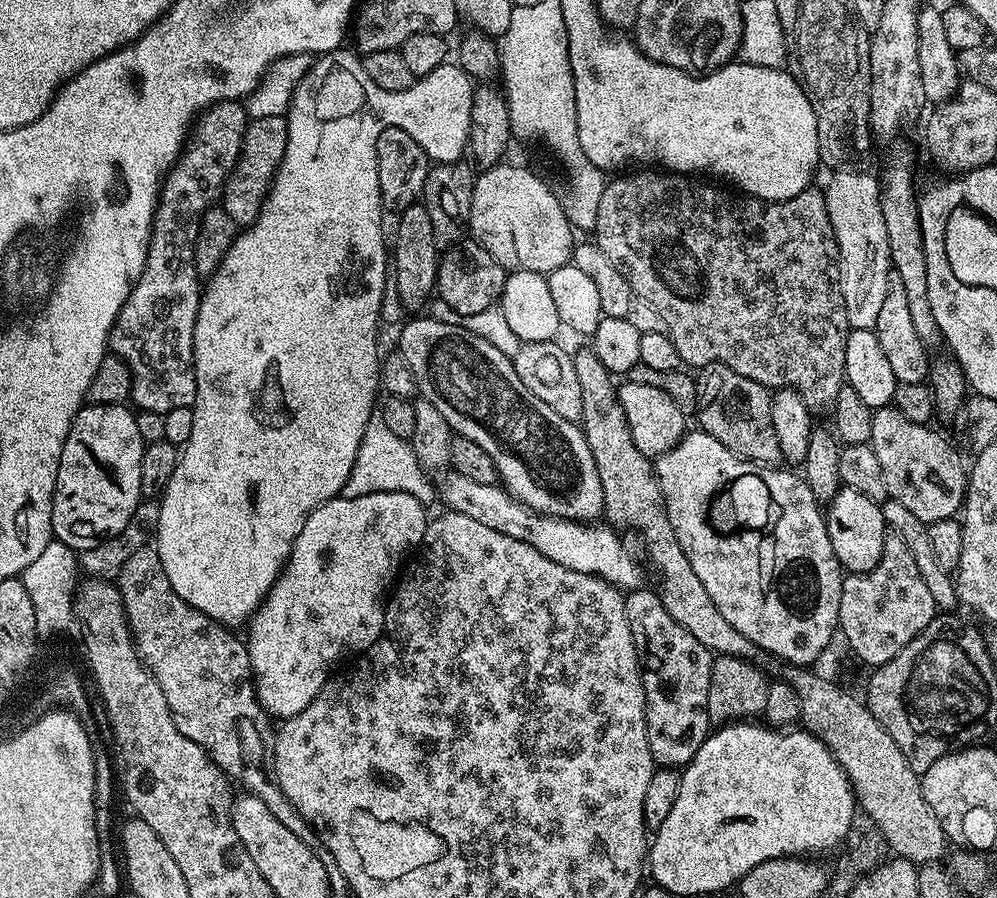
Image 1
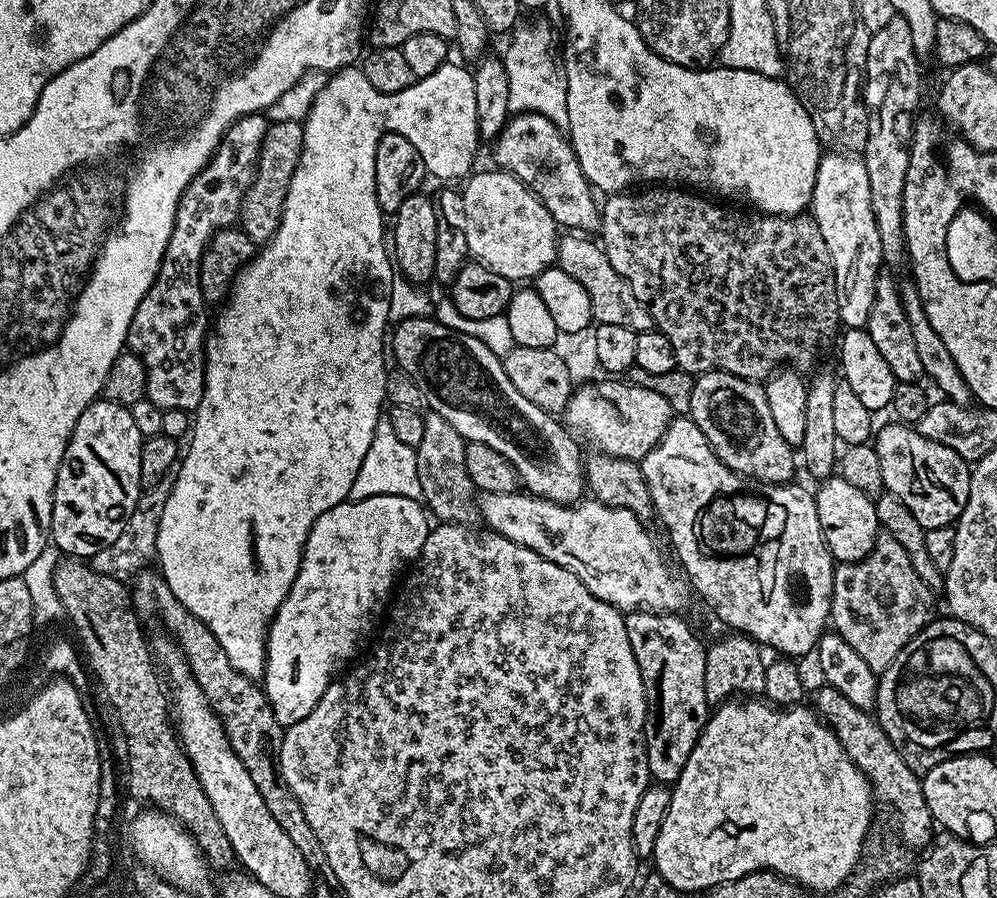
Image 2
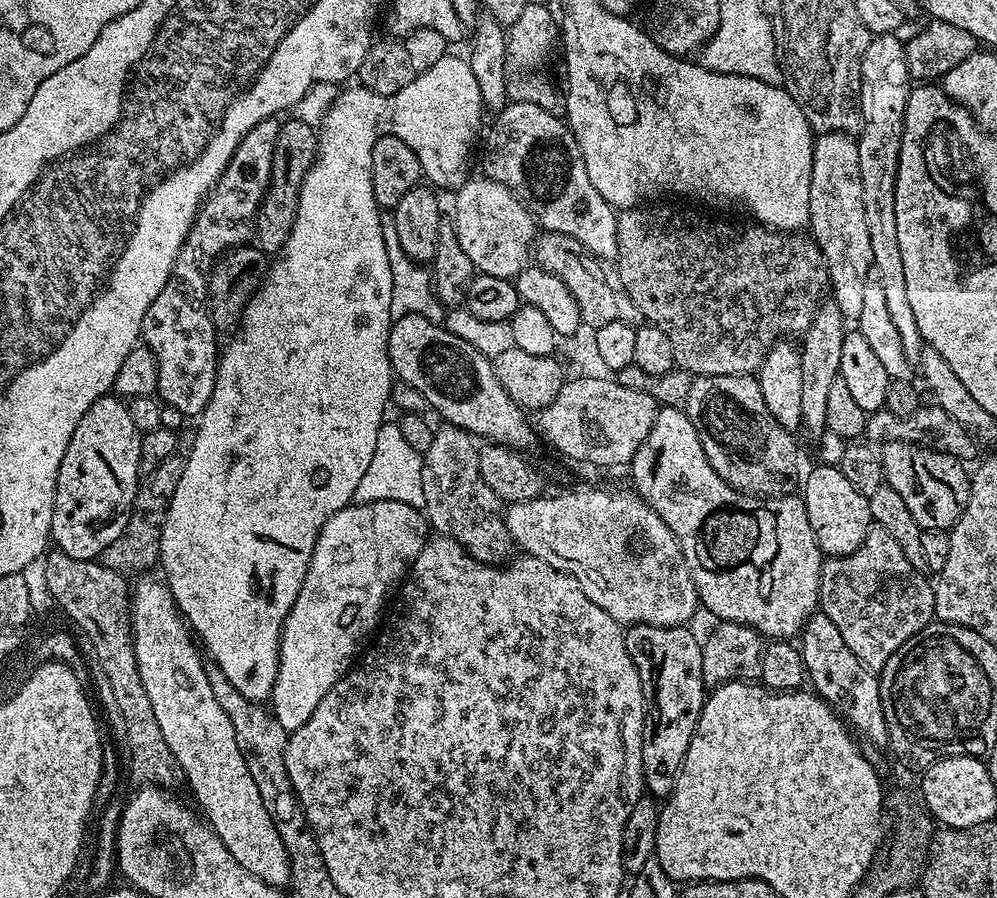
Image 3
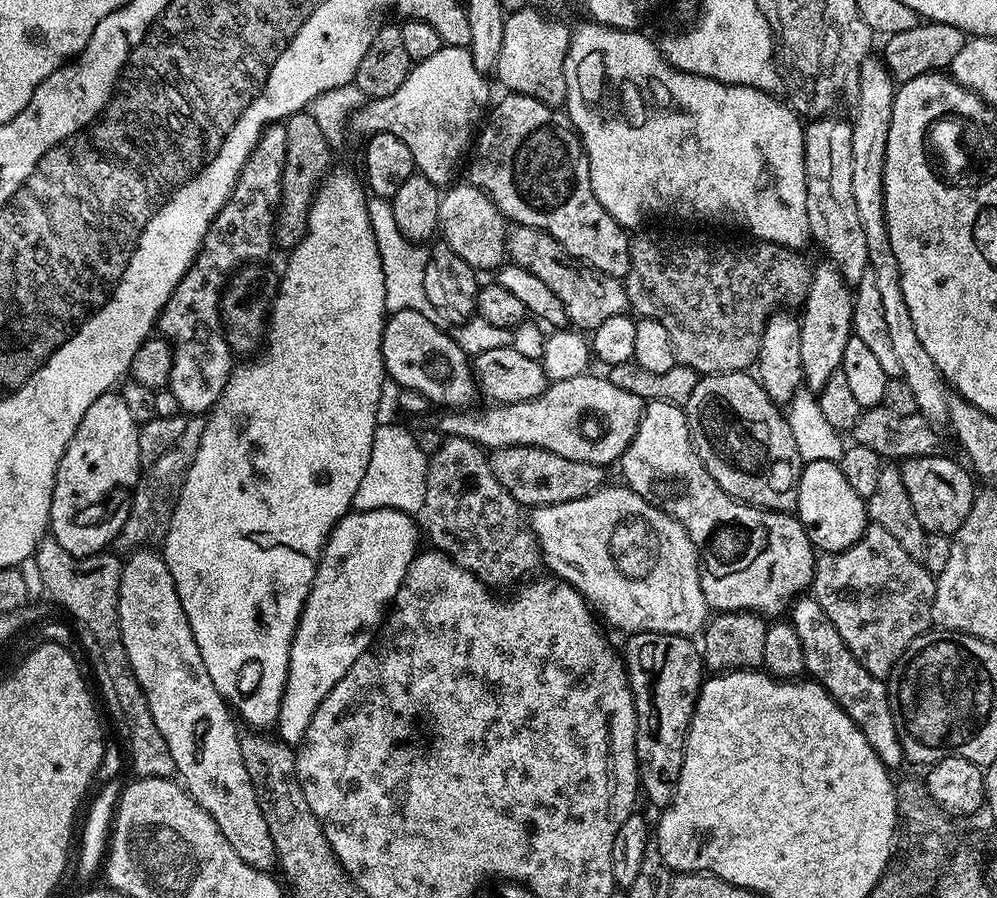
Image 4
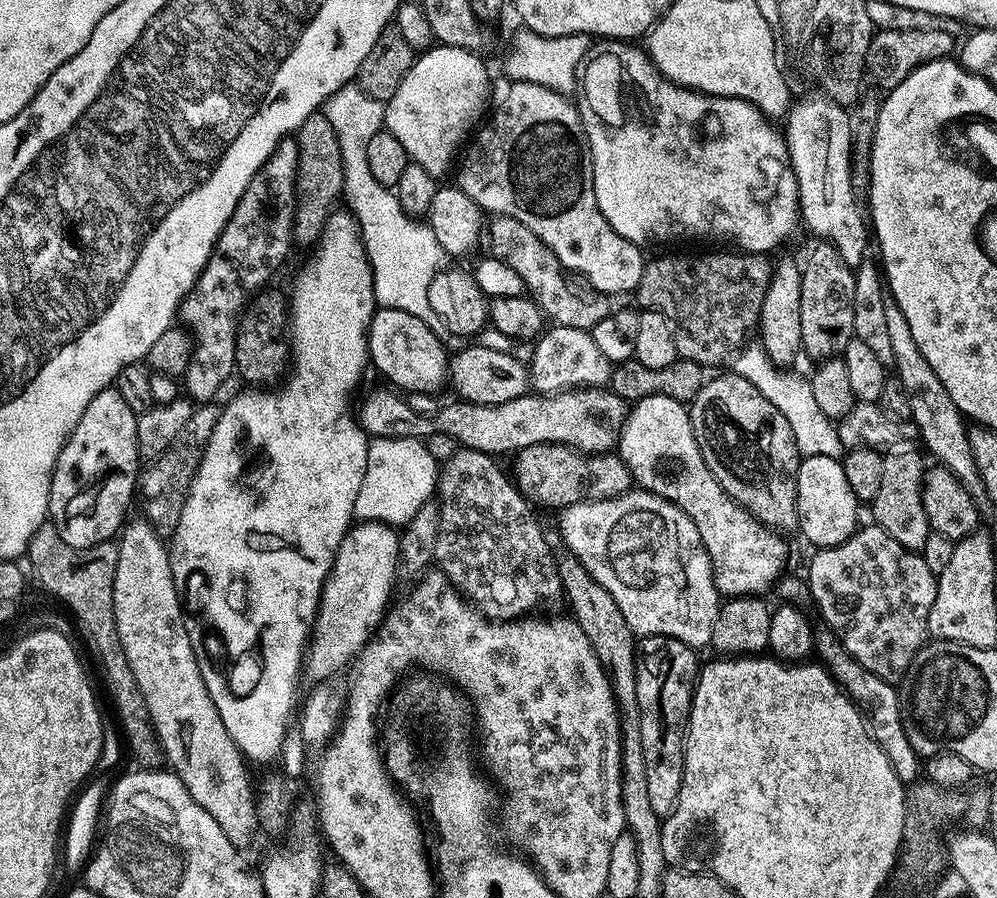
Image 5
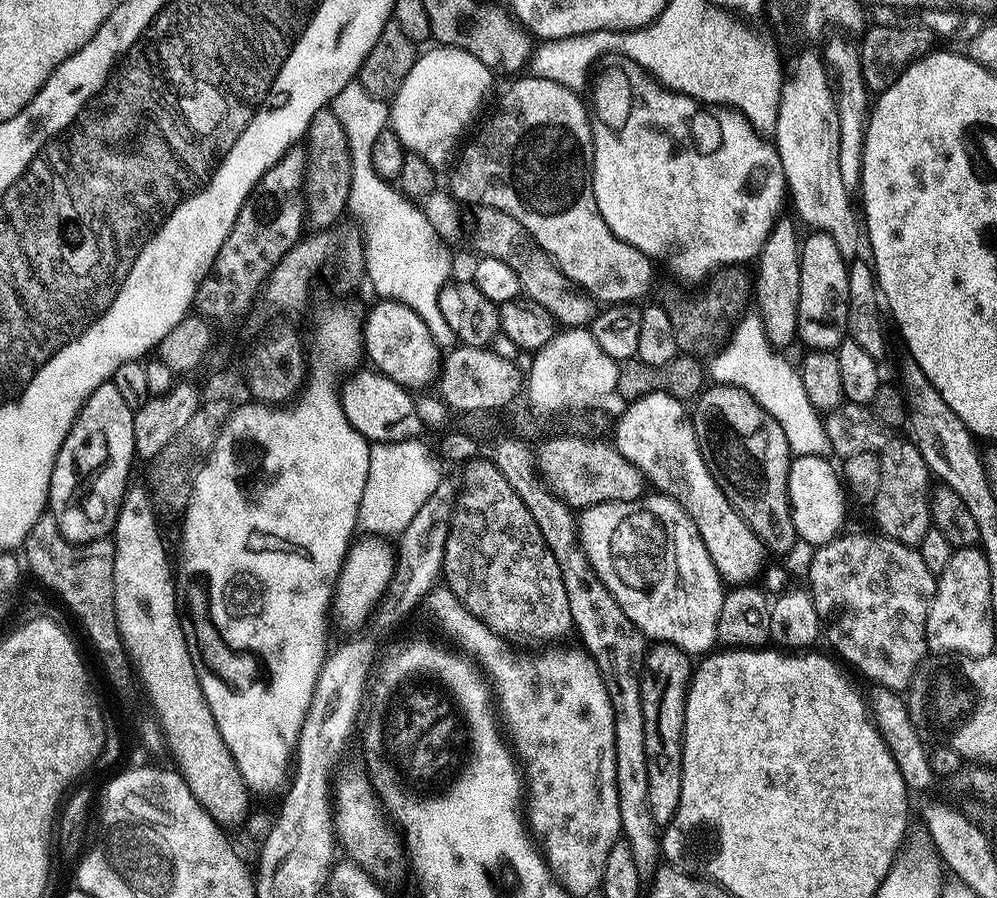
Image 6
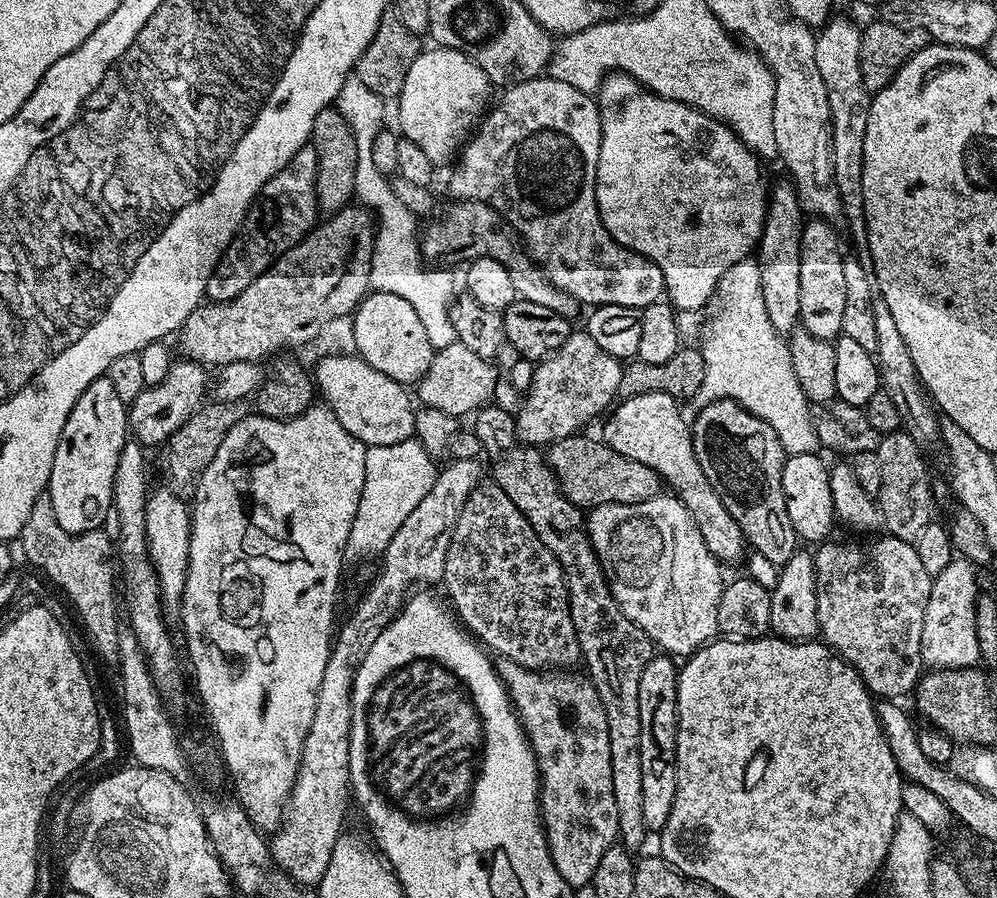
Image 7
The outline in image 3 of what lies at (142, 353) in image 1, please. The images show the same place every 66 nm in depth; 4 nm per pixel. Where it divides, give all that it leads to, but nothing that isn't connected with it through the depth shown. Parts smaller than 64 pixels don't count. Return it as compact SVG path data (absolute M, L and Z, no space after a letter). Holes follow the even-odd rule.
M273 118L258 122L244 135L242 142L234 150L226 170L218 178L211 192L204 198L198 214L194 218L192 228L188 232L184 244L180 247L178 258L172 267L166 286L150 302L150 310L146 310L146 318L142 329L143 347L150 349L158 362L158 386L155 395L164 404L174 406L174 410L182 410L186 418L199 417L206 402L210 402L210 394L214 394L216 381L216 361L218 359L218 333L212 321L212 310L208 302L208 276L216 261L230 248L247 245L256 234L256 214L270 182L270 170L274 162L274 146L278 142L281 121Z

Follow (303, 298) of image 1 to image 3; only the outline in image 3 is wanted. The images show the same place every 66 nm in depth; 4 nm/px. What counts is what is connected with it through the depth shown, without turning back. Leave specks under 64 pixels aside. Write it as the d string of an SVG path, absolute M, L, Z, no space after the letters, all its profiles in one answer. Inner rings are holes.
M363 86L355 87L348 88L345 92L343 89L337 95L319 125L316 160L302 182L290 238L271 261L266 282L256 289L256 295L244 307L244 317L240 319L238 331L231 337L233 340L225 348L223 345L219 353L214 394L210 394L210 402L206 402L198 417L200 425L196 428L192 449L186 452L182 478L178 478L178 490L174 490L174 498L168 504L168 513L162 526L158 564L161 569L164 567L162 576L172 591L176 607L180 609L189 629L198 637L203 651L212 655L211 663L222 670L230 686L234 686L234 690L238 690L242 698L257 702L267 701L271 697L278 674L280 635L284 629L284 619L290 614L290 606L294 606L294 598L298 598L298 590L302 590L302 582L306 578L318 534L330 517L353 503L354 490L358 490L358 482L362 482L362 474L366 474L370 458L374 458L378 430L386 423L384 411L389 411L392 398L394 373L388 357L388 331L392 328L393 321L390 260L387 258L386 242L382 238L382 210L376 204L374 182L370 174L374 142L378 142L378 138L382 136L384 97Z

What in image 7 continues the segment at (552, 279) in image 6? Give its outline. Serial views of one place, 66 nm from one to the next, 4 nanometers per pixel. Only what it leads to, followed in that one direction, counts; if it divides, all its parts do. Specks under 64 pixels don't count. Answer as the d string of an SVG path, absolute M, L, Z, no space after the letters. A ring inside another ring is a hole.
M477 200L452 202L448 213L441 220L434 221L425 232L423 229L422 240L427 253L430 252L436 260L453 256L456 260L471 262L478 256L485 256L494 258L494 262L502 262L502 266L506 266L510 274L510 280L514 282L514 290L519 299L538 302L538 306L546 306L546 310L554 310L554 314L575 317L576 308L578 309L575 298L569 292L563 292L557 284L553 284L551 279L537 267L533 257L525 251L526 245L520 233L488 204Z

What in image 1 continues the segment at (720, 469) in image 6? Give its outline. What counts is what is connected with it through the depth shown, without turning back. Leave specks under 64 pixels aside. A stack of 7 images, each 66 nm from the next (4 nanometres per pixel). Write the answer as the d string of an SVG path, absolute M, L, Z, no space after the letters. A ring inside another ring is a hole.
M708 364L699 369L695 377L696 382L696 412L700 416L699 427L708 432L722 446L726 446L736 456L741 456L744 460L753 460L755 464L772 466L781 459L778 450L778 437L774 435L774 422L770 422L770 402L772 397L769 389L763 388L758 382L730 370L730 366L725 364Z

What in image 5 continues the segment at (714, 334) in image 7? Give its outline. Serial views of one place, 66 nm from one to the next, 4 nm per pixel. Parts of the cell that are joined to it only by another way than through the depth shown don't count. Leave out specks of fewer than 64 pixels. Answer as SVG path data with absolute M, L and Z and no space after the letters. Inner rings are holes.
M759 346L745 347L743 351L735 357L735 375L749 380L753 386L778 410L782 410L782 418L790 422L790 430L794 434L794 442L798 446L801 457L806 456L829 456L835 460L843 457L846 449L843 442L836 433L836 424L822 410L818 410L818 401L814 399L811 379L800 376L787 376L787 371L781 370L777 365L770 362L768 355Z

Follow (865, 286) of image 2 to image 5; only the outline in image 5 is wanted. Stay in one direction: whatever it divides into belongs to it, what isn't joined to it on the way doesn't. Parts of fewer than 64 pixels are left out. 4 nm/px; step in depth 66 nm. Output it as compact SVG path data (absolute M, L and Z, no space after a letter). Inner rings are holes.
M819 99L804 100L789 111L786 117L788 161L800 188L803 227L820 236L816 238L821 241L832 244L842 254L842 262L855 270L865 260L868 244L870 248L870 228L862 208L860 213L856 205L857 193L852 187L852 120L837 101Z

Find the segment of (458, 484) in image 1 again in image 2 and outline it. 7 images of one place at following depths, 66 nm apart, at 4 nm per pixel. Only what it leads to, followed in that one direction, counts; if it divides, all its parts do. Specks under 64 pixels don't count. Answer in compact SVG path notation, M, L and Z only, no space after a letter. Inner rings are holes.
M517 490L510 494L483 493L478 500L478 516L499 536L510 538L510 542L518 542L518 546L526 546L542 554L542 558L558 562L558 566L570 570L588 587L590 594L602 598L615 608L676 614L687 602L688 592L690 596L689 585L679 575L676 577L672 573L672 568L668 565L667 558L660 553L655 538L644 529L645 521L625 508L606 506L595 498L584 498L575 504L556 504L553 500Z

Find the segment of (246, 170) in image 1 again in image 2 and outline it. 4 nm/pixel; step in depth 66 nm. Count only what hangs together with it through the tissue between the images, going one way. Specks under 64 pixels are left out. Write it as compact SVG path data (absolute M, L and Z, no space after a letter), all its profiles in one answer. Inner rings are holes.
M291 120L277 124L269 123L266 138L262 138L260 157L256 163L256 176L252 179L252 185L246 190L238 217L240 231L246 233L257 246L267 244L278 230L286 202L286 190L290 186L290 178L294 178L298 158L302 154L303 137L303 123L299 120Z

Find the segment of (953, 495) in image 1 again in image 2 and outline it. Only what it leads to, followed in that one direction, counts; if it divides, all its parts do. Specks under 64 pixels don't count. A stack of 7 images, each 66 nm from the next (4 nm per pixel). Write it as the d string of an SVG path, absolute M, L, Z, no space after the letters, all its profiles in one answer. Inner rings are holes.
M891 422L874 436L878 463L882 466L884 491L902 498L902 502L918 518L923 528L947 528L960 519L970 498L972 468L950 446L930 442L914 426Z

